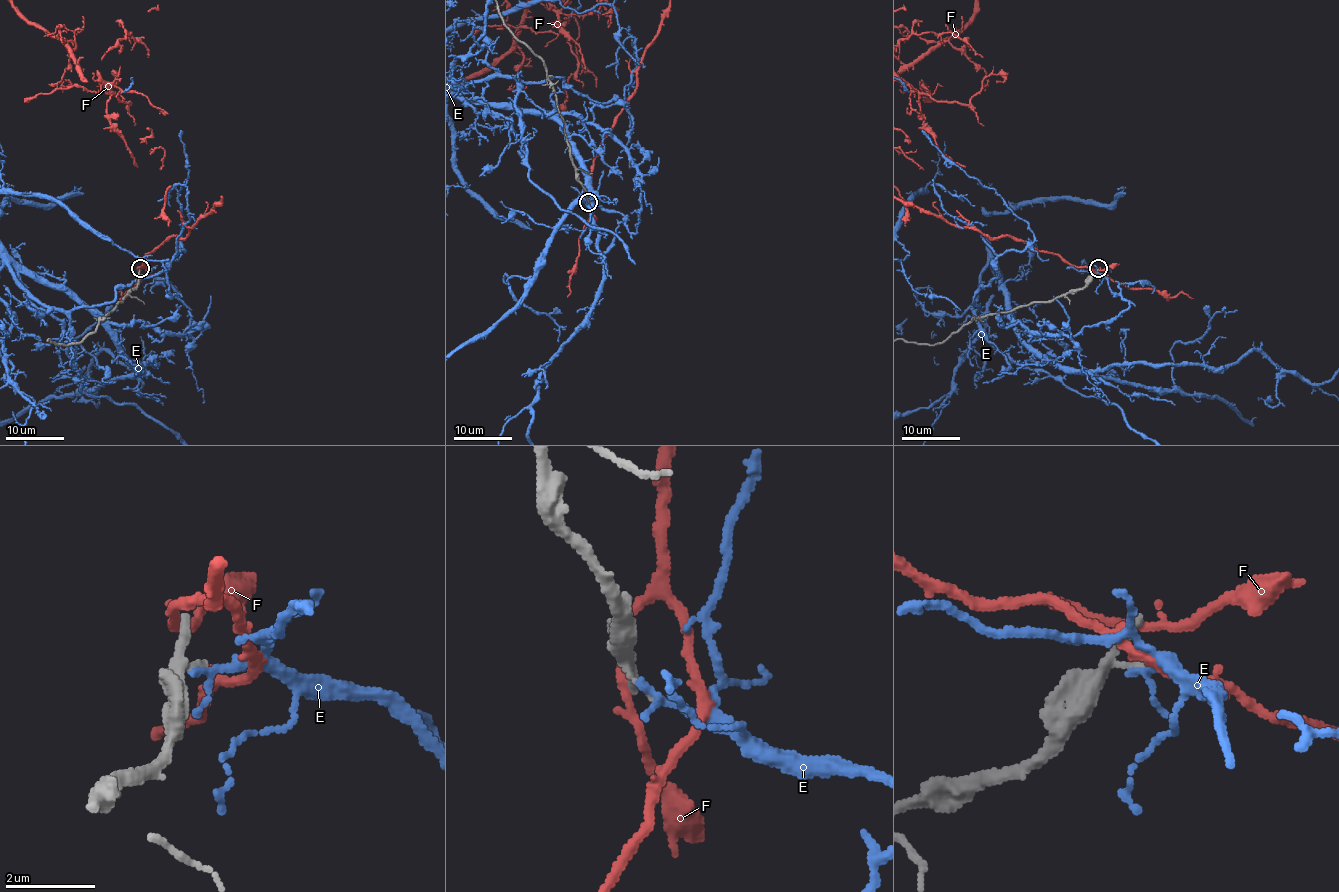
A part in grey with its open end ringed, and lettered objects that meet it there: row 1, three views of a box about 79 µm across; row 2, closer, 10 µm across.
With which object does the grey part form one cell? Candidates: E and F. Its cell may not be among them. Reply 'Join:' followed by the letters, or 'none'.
Join: none

